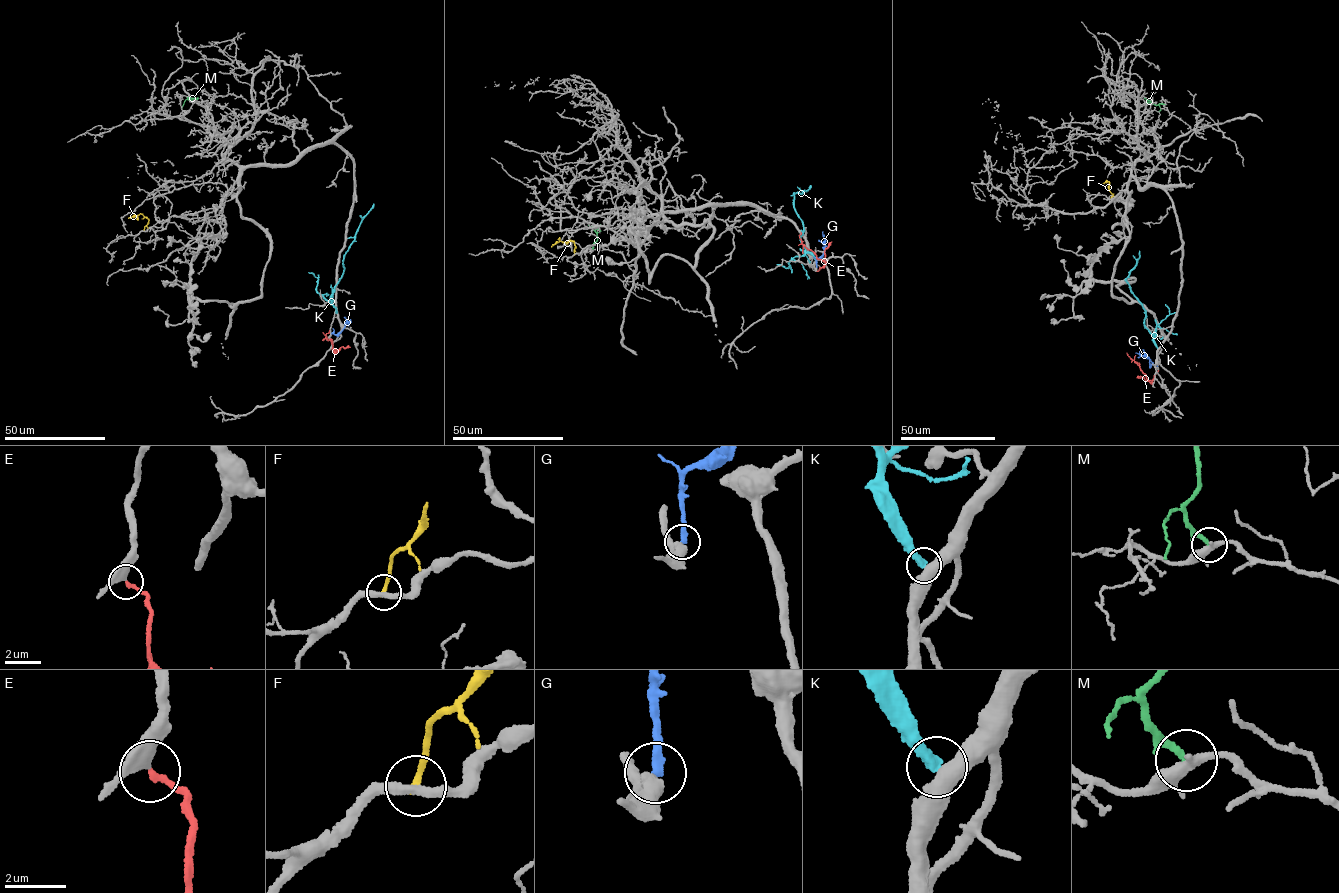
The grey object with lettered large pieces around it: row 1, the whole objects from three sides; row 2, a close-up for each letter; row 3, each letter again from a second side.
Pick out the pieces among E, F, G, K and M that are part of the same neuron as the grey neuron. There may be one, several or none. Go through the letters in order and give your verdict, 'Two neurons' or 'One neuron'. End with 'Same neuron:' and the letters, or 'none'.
E: One neuron
F: Two neurons
G: Two neurons
K: Two neurons
M: Two neurons
Same neuron: E

